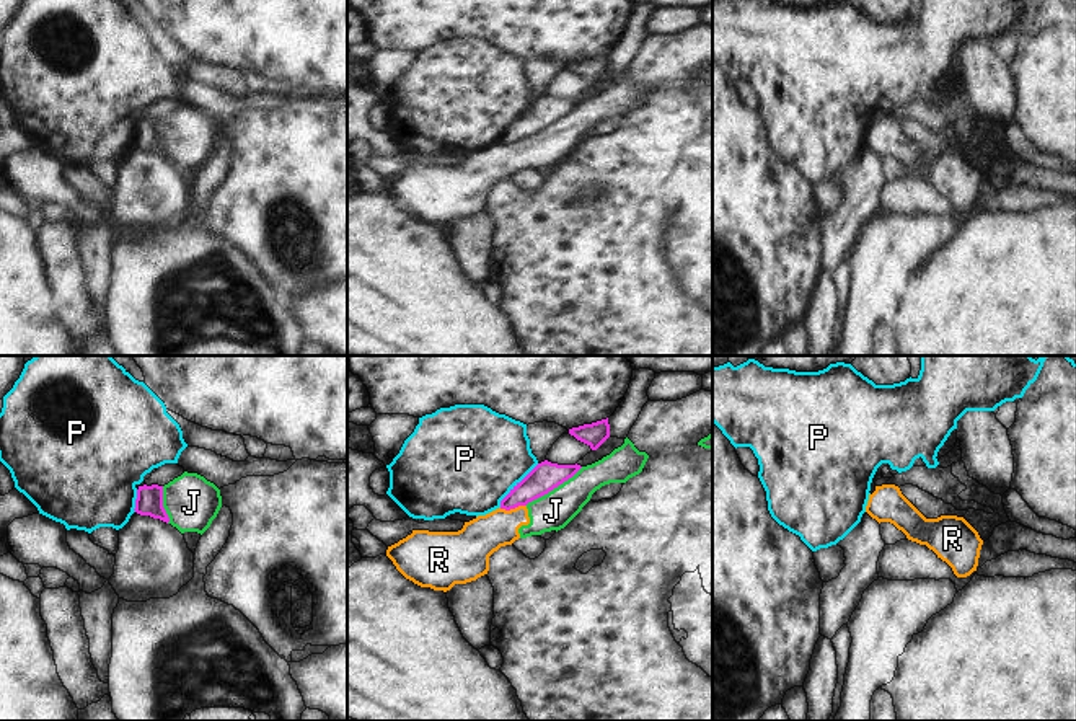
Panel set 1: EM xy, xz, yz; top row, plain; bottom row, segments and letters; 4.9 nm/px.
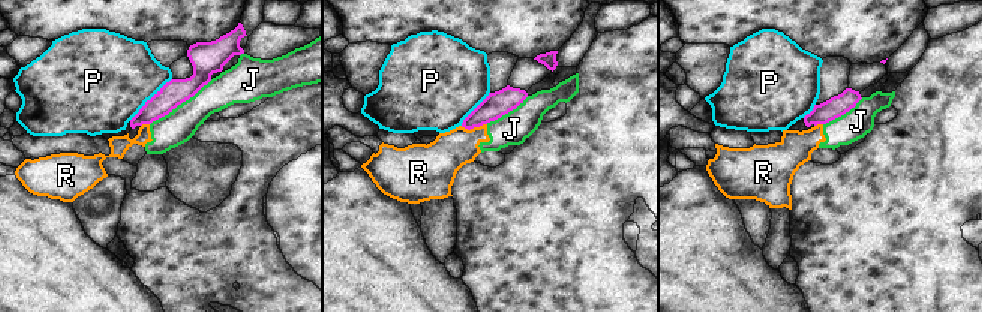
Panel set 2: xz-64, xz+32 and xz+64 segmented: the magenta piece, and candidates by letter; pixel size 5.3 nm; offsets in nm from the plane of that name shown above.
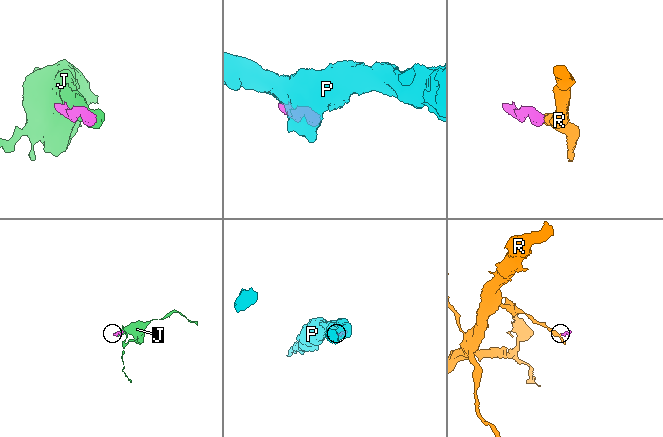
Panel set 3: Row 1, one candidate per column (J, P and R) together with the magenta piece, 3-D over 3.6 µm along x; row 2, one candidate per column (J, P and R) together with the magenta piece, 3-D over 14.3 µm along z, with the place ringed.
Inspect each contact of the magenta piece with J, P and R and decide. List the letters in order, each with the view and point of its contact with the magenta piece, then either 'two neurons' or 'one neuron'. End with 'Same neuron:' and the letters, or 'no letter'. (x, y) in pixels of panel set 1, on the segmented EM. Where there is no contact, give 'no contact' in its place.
J: xz (553, 488) | two neurons
P: xz (517, 485) | two neurons
R: xz (512, 508) | two neurons
Same neuron: no letter

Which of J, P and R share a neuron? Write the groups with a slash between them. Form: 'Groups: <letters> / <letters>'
Groups: J R / P.

